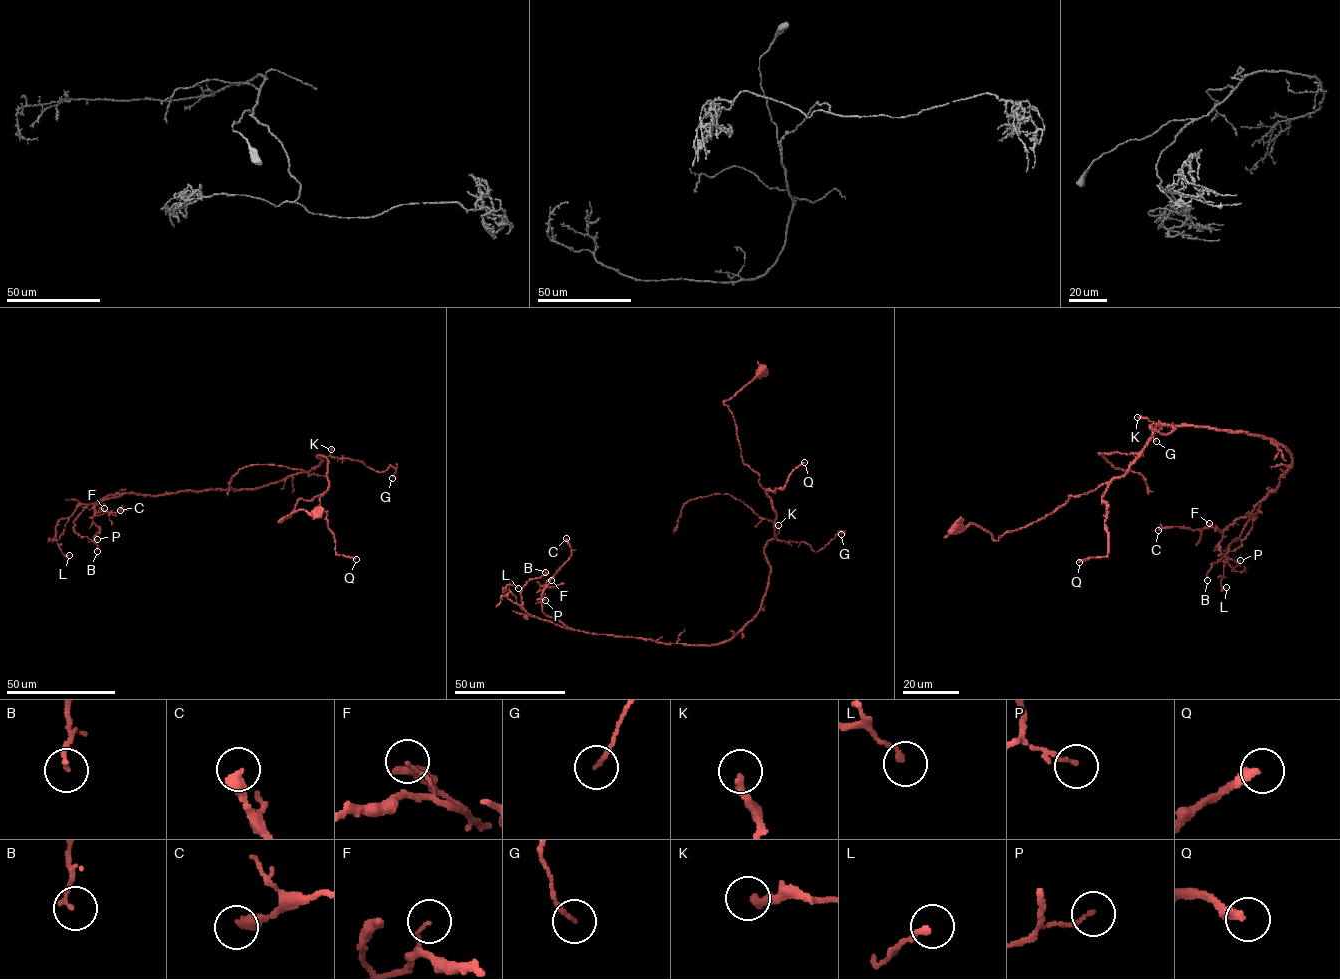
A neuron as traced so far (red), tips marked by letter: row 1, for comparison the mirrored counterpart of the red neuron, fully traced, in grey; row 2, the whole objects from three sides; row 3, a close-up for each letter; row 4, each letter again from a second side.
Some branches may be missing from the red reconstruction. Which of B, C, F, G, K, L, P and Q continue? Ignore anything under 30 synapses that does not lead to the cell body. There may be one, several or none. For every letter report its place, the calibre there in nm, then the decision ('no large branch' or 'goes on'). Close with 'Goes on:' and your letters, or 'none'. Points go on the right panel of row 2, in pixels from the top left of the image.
B: place (1207, 580); calibre 150 nm; no large branch
C: place (1158, 530); calibre 420 nm; no large branch
F: place (1209, 523); calibre 70 nm; no large branch
G: place (1156, 441); calibre 140 nm; no large branch
K: place (1137, 417); calibre 280 nm; no large branch
L: place (1226, 587); calibre 190 nm; no large branch
P: place (1240, 560); calibre 110 nm; no large branch
Q: place (1079, 562); calibre 280 nm; goes on
Goes on: Q

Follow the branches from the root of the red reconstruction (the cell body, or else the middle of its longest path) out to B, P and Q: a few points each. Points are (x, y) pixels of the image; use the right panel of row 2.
B: (957, 528), (996, 541), (1044, 518), (1122, 476), (1159, 424), (1275, 440), (1292, 463), (1207, 580)
P: (957, 528), (997, 541), (1122, 476), (1158, 425), (1206, 426), (1292, 457), (1224, 531), (1220, 552), (1240, 560)
Q: (957, 528), (976, 525), (997, 541), (1053, 513), (1069, 496), (1108, 482), (1102, 497), (1108, 554), (1079, 562)

